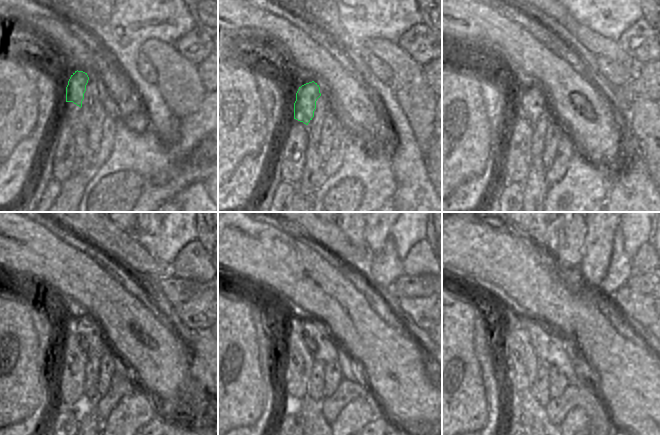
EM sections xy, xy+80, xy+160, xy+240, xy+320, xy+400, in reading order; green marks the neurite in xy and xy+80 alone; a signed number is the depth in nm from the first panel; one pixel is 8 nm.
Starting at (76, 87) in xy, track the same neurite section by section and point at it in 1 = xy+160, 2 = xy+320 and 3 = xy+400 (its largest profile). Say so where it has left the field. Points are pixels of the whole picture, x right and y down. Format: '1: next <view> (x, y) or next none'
1: next xy+160 (531, 103)
2: next xy+320 (324, 348)
3: next xy+400 (552, 348)

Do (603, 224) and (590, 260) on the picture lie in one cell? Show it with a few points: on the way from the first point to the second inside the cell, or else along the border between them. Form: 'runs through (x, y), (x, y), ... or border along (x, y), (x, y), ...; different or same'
runs through (600, 233), (598, 251); same

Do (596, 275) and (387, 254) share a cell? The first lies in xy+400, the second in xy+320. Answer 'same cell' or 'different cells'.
different cells

